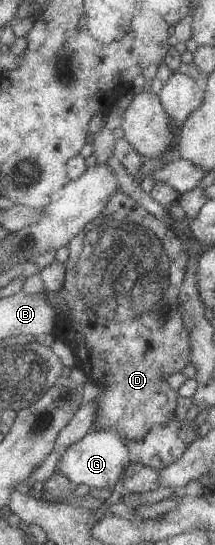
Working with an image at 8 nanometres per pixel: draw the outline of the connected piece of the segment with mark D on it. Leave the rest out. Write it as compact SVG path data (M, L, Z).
M117 191L109 199L104 207L103 213L100 213L93 221L87 225L68 243L70 256L65 262L66 276L63 284L63 290L60 293L51 294L45 291L50 302L58 311L58 322L56 323L55 337L61 337L67 345L70 346L76 356L76 365L83 370L87 377L93 380L102 388L101 394L95 399L99 407L96 413L96 427L117 428L125 433L128 440L140 440L147 435L151 428L156 425L168 424L175 417L175 408L177 407L177 390L174 390L163 375L181 372L188 363L192 361L190 335L182 320L182 305L180 302L181 285L183 283L186 267L188 266L188 253L184 241L177 235L175 229L167 222L160 220L153 213L149 213L142 205L139 205L131 196L124 192Z

